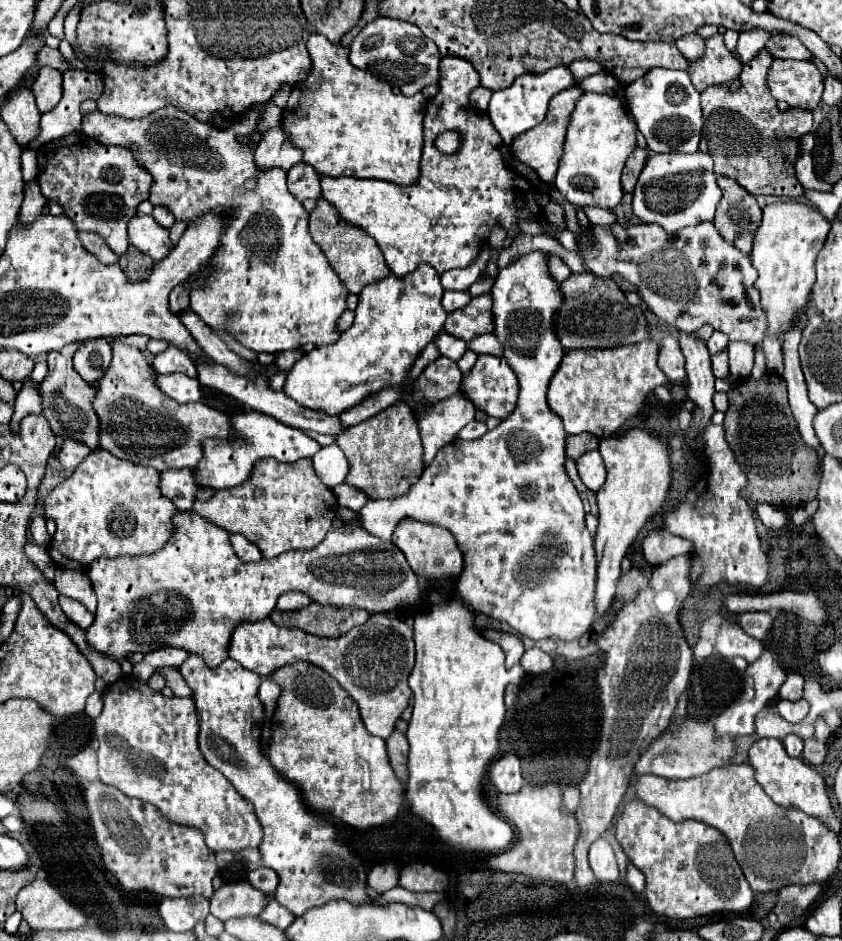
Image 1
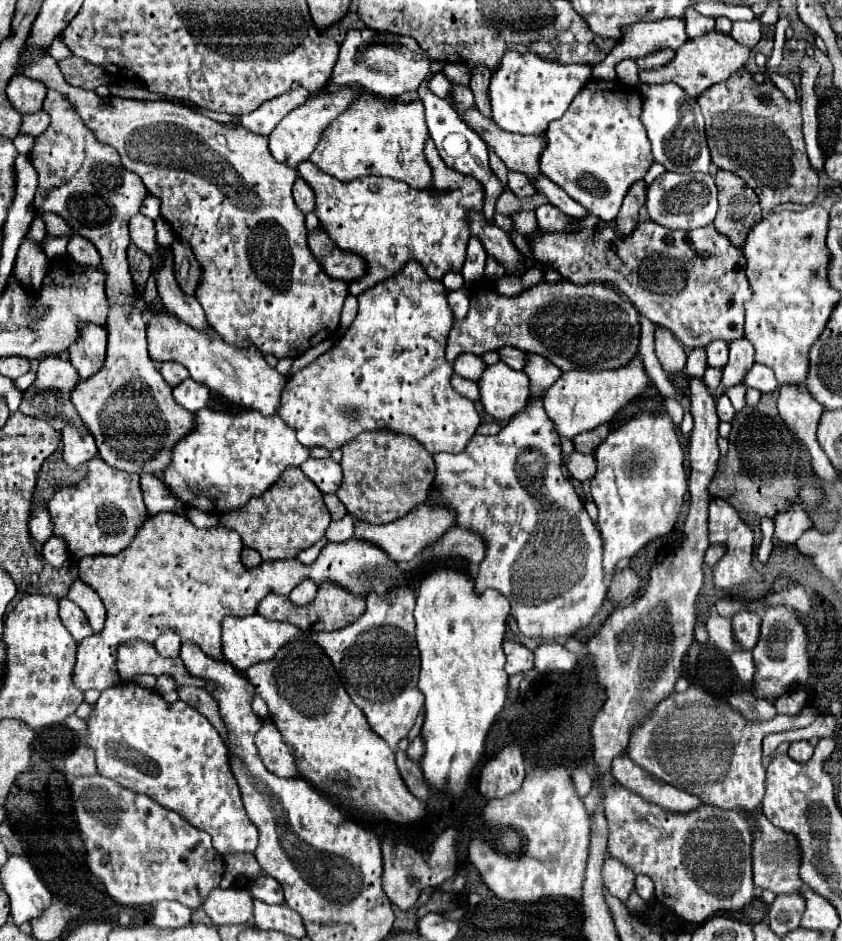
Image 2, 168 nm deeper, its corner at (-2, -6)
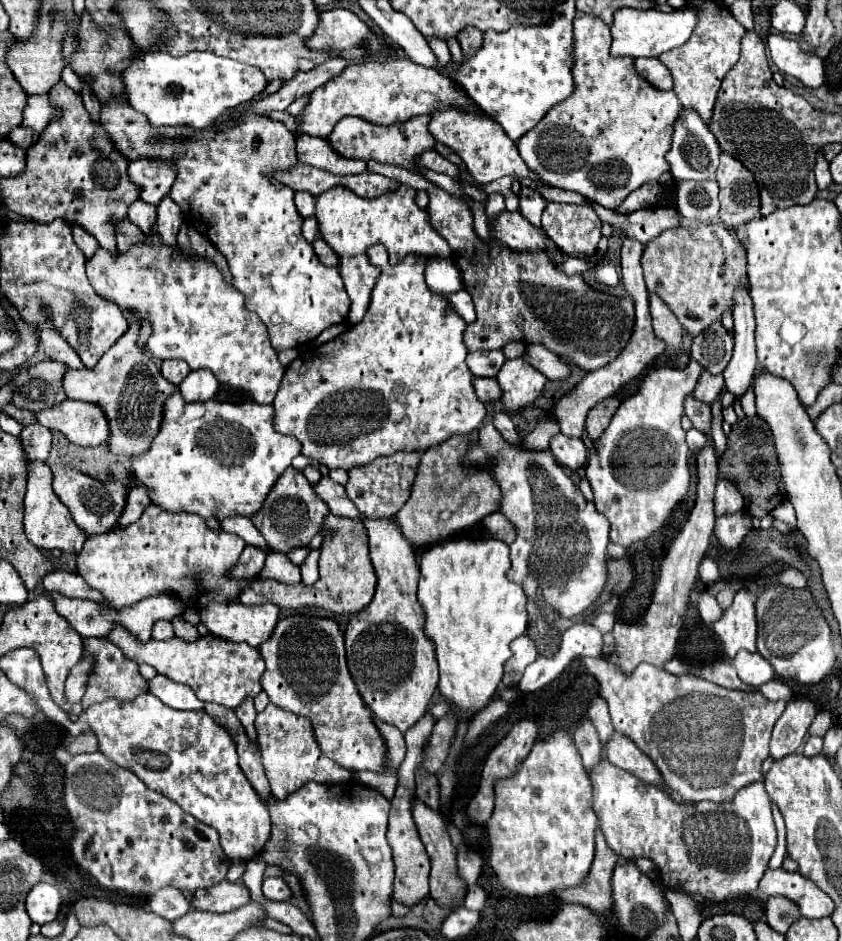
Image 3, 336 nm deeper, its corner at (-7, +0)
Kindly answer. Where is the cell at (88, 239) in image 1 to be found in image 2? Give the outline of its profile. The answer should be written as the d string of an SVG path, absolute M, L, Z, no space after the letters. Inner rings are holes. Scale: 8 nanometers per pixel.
M79 234L71 236L69 246L67 246L67 254L81 266L99 266L101 264L101 256L99 256L97 248Z

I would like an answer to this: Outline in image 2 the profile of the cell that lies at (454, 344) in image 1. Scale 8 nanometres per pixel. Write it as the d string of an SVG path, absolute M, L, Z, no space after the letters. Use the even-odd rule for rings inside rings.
M475 354L457 356L457 360L453 362L455 374L459 374L459 376L463 376L463 378L467 378L467 380L473 380L473 382L479 380L483 368L485 368L483 360L481 360L479 356L475 356Z

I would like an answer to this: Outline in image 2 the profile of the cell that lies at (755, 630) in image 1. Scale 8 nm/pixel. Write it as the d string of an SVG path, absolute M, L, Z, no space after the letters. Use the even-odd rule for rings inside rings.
M739 612L733 616L733 634L745 650L753 650L761 632L761 616L757 612Z

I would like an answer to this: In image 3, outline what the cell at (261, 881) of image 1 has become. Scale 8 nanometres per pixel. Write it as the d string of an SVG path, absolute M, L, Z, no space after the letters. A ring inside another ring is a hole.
M266 878L262 884L262 894L268 900L290 900L292 894L288 894L288 886L284 886L282 878Z

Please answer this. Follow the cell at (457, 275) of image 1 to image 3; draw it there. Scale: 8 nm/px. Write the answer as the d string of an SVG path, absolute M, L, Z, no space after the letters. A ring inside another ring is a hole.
M428 258L424 274L428 288L434 294L448 296L462 288L460 270L456 270L456 264L450 258Z

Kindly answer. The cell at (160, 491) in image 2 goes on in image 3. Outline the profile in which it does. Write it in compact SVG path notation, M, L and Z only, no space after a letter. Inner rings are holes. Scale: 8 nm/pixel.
M140 484L132 486L128 490L128 494L126 494L126 506L124 506L122 514L120 514L120 524L116 524L116 528L126 528L132 522L136 522L142 516L144 508L148 504L150 504L150 498L148 498L144 486L140 486Z

